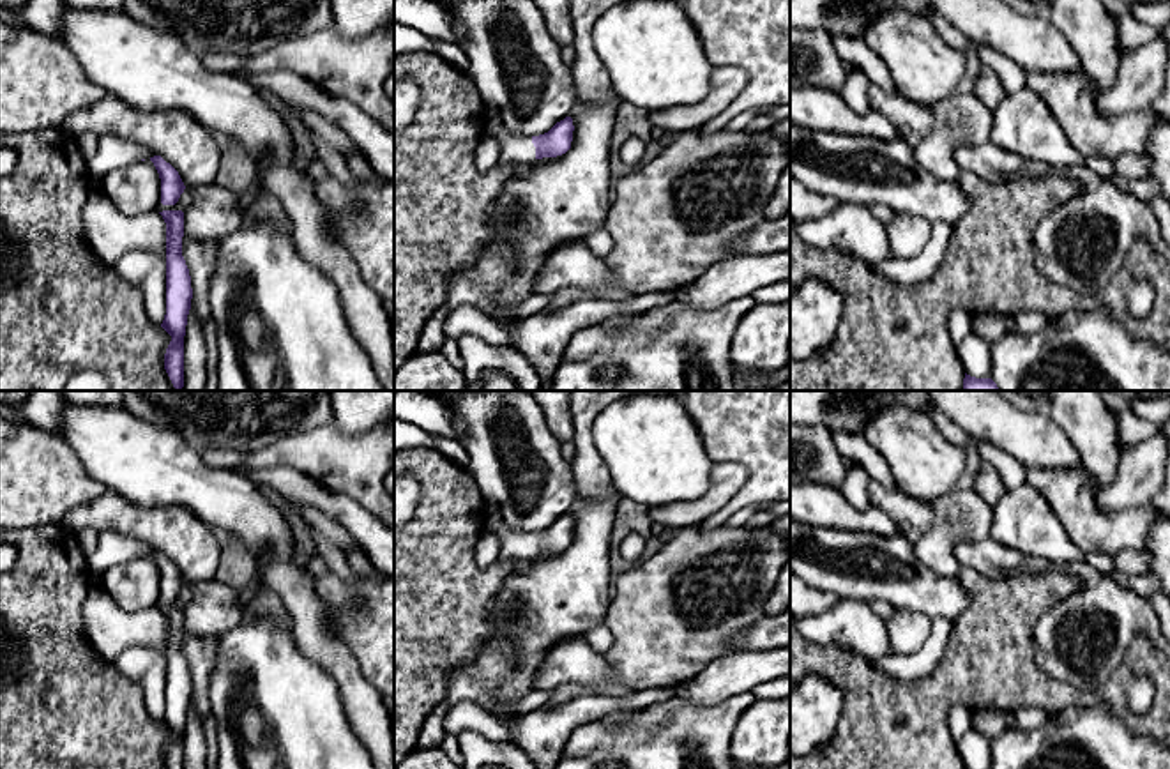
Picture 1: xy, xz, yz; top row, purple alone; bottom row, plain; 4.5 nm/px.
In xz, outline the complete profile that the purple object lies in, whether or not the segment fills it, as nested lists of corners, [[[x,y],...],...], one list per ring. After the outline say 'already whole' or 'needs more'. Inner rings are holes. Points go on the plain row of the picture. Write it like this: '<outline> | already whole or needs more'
[[[498,509],[484,518],[484,529],[500,541],[498,562],[532,560],[543,553],[562,552],[571,544],[573,527],[571,513],[557,518],[548,529],[539,532],[509,527]]] | needs more

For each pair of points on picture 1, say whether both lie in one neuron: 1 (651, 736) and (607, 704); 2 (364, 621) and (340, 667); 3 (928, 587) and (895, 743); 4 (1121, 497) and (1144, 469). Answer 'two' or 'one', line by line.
1: two
2: two
3: two
4: one

